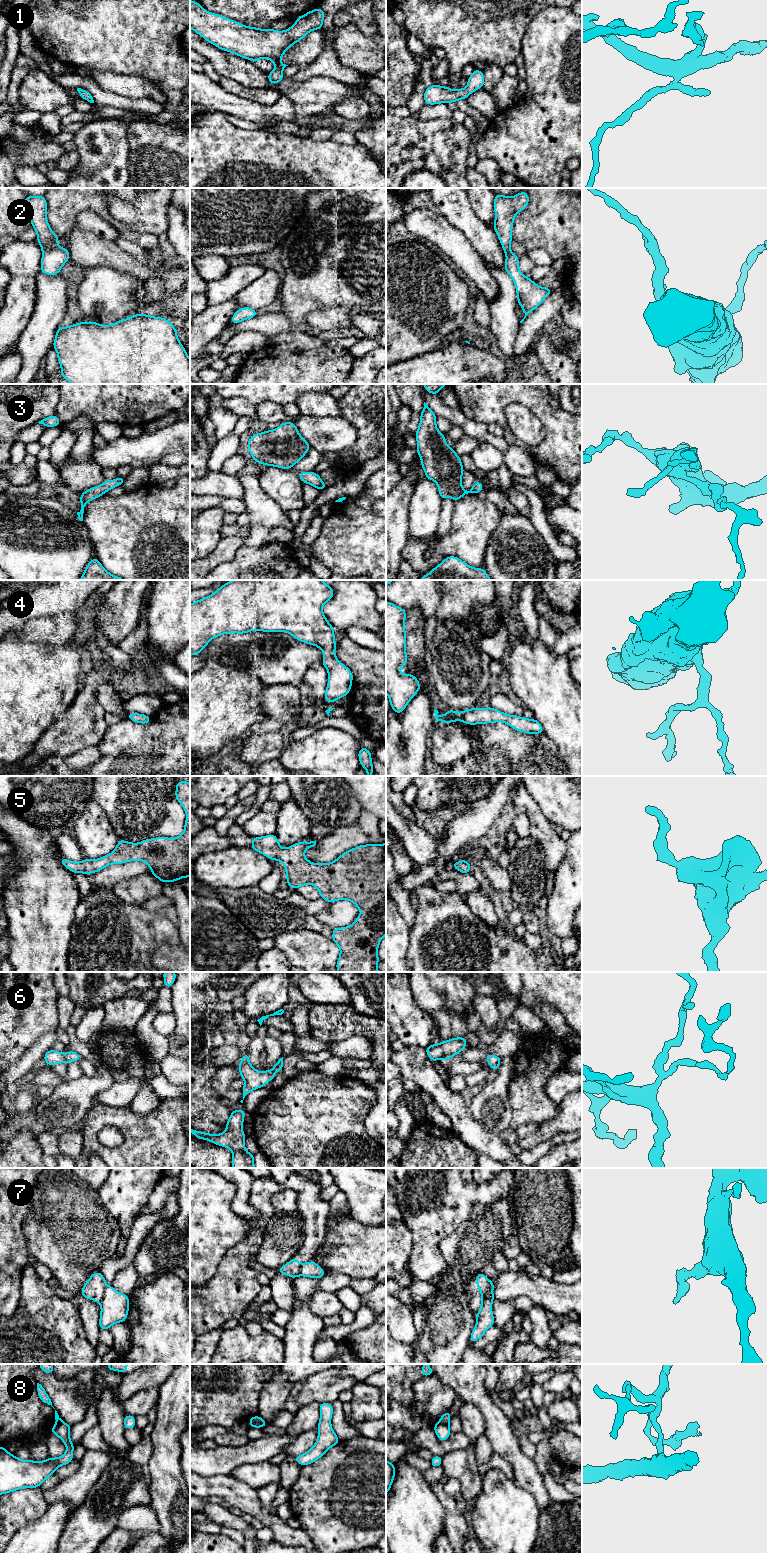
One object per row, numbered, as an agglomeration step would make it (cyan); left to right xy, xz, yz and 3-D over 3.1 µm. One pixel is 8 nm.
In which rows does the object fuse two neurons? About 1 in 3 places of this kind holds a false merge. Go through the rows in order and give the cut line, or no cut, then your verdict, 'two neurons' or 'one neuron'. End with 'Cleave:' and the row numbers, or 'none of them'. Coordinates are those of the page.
1: no cut | one neuron
2: no cut | one neuron
3: no cut | one neuron
4: no cut | one neuron
5: no cut | one neuron
6: no cut | one neuron
7: no cut | one neuron
8: xz (255, 1416), (261, 1426) | two neurons
Cleave: 8

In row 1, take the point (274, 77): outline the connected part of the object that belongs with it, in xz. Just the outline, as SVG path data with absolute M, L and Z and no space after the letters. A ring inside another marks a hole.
M190 0L190 28L223 51L231 52L253 62L262 58L271 60L275 65L275 69L268 73L268 80L271 84L278 84L285 77L282 71L288 65L280 61L284 53L312 30L323 28L324 15L324 11L317 7L315 10L299 16L289 29L277 31L271 28L260 29L245 26L219 14L211 13L205 10L199 2Z

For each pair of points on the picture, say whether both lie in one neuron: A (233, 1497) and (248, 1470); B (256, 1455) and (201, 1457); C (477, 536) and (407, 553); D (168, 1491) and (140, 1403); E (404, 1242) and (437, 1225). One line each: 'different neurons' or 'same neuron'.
A: different neurons
B: same neuron
C: same neuron
D: different neurons
E: different neurons

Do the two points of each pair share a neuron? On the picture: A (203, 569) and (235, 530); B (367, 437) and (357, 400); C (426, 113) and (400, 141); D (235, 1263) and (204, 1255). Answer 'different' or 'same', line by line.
A: different
B: same
C: different
D: different

